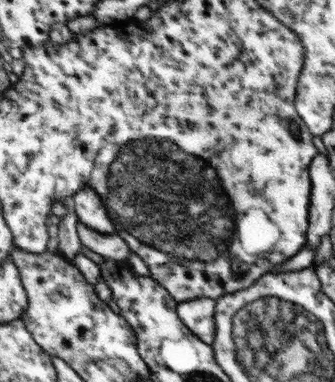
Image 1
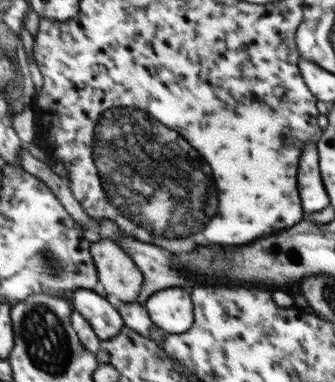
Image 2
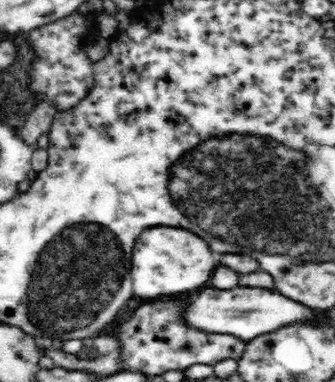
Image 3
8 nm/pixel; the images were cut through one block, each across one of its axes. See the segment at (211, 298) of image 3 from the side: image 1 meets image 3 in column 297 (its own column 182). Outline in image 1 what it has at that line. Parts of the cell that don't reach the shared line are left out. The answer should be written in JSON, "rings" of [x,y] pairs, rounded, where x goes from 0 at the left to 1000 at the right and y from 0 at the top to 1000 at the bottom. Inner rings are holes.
{"rings":[[[582,780],[564,791],[528,796],[528,827],[564,859],[564,869],[588,880],[588,890],[630,906],[642,880],[642,817],[648,817],[642,806],[648,801],[654,801],[648,785]]]}

